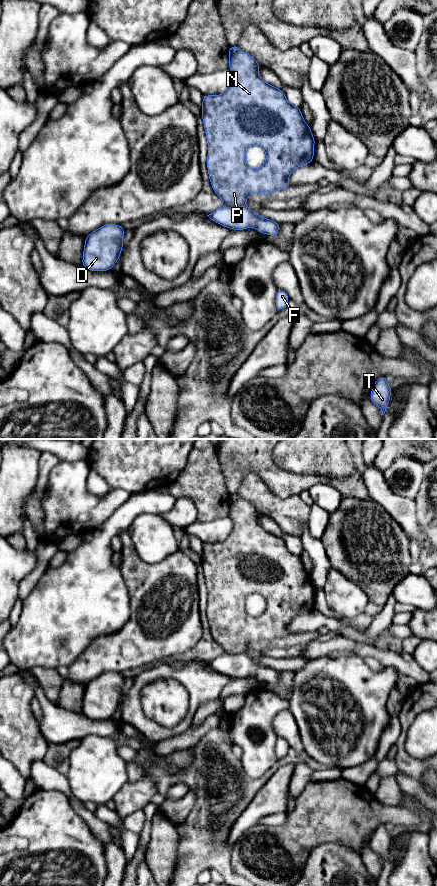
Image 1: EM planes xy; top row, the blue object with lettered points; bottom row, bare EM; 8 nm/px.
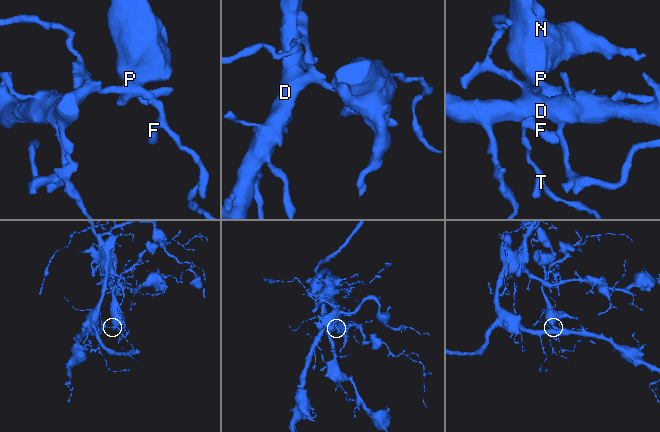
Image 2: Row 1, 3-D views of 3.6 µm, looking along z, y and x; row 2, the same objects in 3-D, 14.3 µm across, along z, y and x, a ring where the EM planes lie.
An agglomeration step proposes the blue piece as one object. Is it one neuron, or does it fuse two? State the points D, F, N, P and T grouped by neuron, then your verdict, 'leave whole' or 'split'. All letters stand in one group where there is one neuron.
D F T / N P | split

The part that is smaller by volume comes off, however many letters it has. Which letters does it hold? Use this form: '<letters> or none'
N, P

